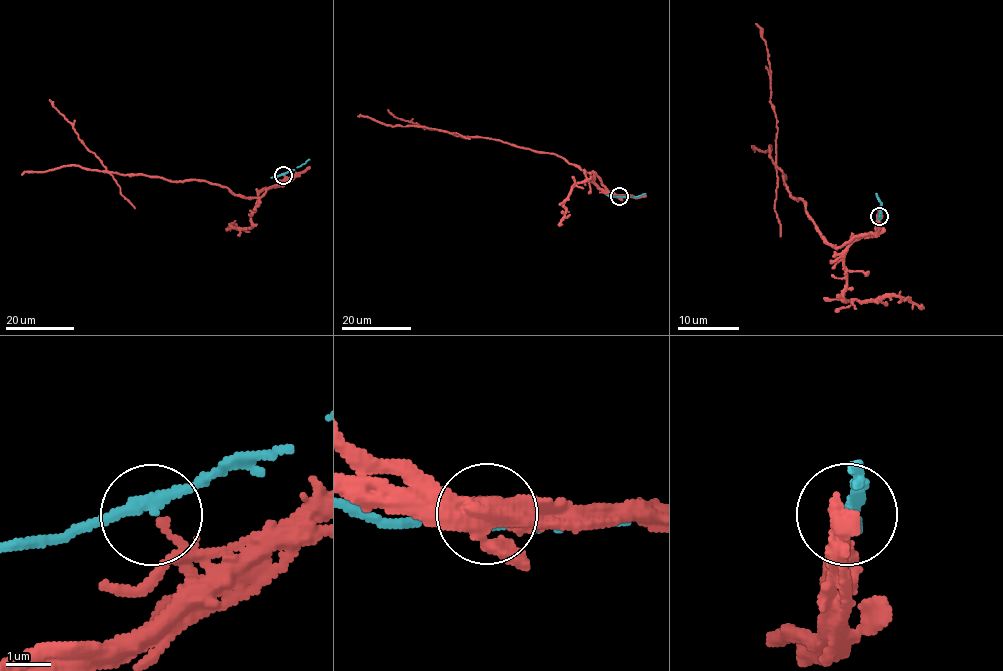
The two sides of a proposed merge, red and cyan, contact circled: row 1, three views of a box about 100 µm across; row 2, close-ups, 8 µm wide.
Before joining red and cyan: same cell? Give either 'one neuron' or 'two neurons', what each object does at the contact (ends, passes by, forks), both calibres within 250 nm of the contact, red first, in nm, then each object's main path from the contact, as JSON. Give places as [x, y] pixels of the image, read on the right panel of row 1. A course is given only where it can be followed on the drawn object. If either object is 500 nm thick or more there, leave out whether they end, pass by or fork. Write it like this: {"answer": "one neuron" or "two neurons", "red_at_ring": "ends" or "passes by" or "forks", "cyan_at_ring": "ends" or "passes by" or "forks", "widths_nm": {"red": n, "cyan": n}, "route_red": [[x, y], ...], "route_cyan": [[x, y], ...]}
{"answer": "two neurons", "red_at_ring": "passes by", "cyan_at_ring": "passes by", "widths_nm": {"red": 100, "cyan": 280}, "route_red": [[879, 218], [876, 231], [839, 248], [822, 236], [804, 201], [793, 197], [778, 167], [768, 50], [755, 24]], "route_cyan": [[879, 216], [881, 204], [876, 194]]}

